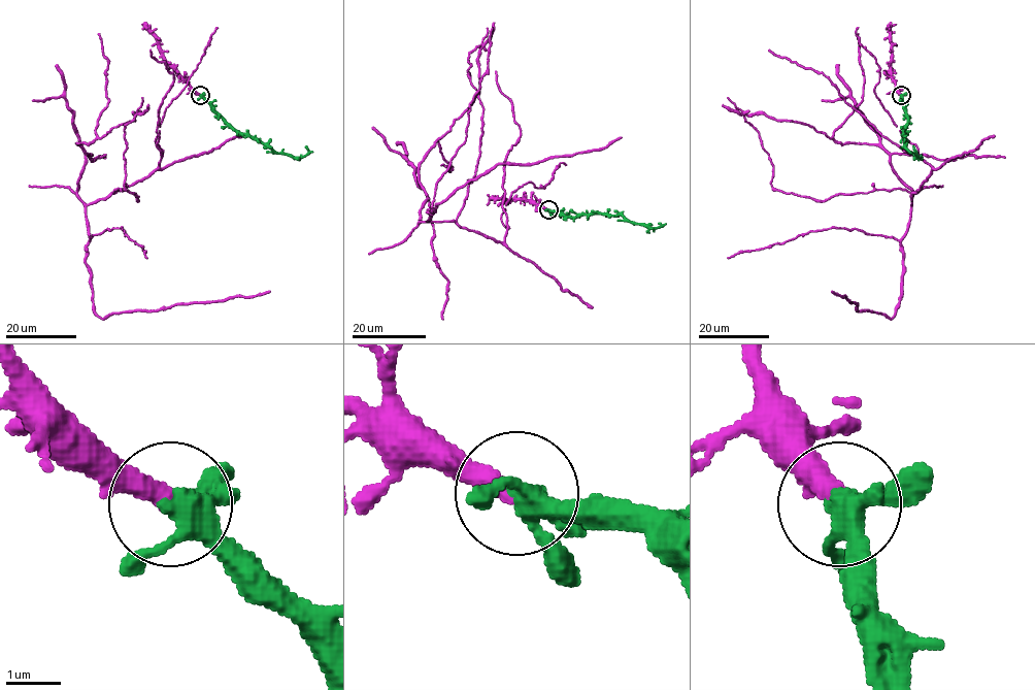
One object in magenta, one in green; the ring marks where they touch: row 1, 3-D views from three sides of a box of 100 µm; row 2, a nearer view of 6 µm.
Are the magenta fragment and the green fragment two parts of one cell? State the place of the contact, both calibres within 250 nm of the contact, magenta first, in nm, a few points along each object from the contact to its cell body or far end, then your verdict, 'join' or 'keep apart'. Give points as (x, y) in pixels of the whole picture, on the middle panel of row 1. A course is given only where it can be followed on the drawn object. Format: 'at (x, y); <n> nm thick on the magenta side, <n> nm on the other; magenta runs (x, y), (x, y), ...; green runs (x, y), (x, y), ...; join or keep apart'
at (548, 209); 380 nm thick on the magenta side, 320 nm on the other; magenta runs (548, 210), (532, 183), (514, 191), (504, 241), (427, 211), (498, 164), (622, 137); green runs (548, 210), (572, 217), (623, 215), (628, 221), (657, 229), (661, 226), (659, 223); join

